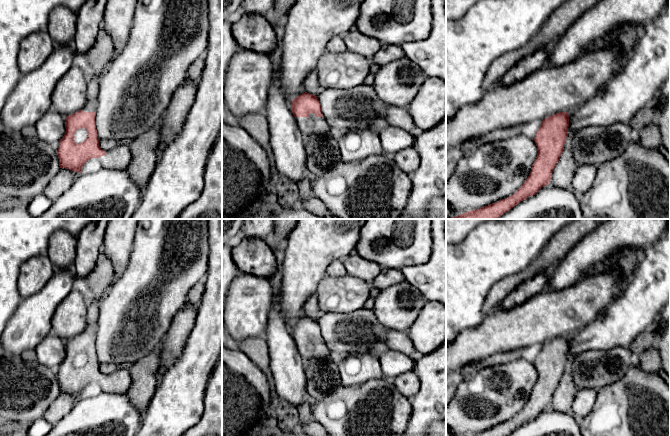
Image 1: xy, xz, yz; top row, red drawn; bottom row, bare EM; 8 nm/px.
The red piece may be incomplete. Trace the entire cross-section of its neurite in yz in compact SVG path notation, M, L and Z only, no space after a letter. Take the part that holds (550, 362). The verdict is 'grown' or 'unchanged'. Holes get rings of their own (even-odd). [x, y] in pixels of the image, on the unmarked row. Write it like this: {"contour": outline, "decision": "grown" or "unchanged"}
{"contour": "M575 331L569 333L567 336L553 338L542 345L542 348L537 354L534 362L538 373L537 381L532 389L528 402L513 419L488 430L467 436L507 436L521 425L535 419L542 411L548 409L551 404L552 396L564 374L566 362L569 359L572 359L571 355L568 353L569 341L574 338L577 333L578 331Z", "decision": "grown"}

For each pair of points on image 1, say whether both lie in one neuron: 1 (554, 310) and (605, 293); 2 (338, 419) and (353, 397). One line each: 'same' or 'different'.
1: same
2: same

